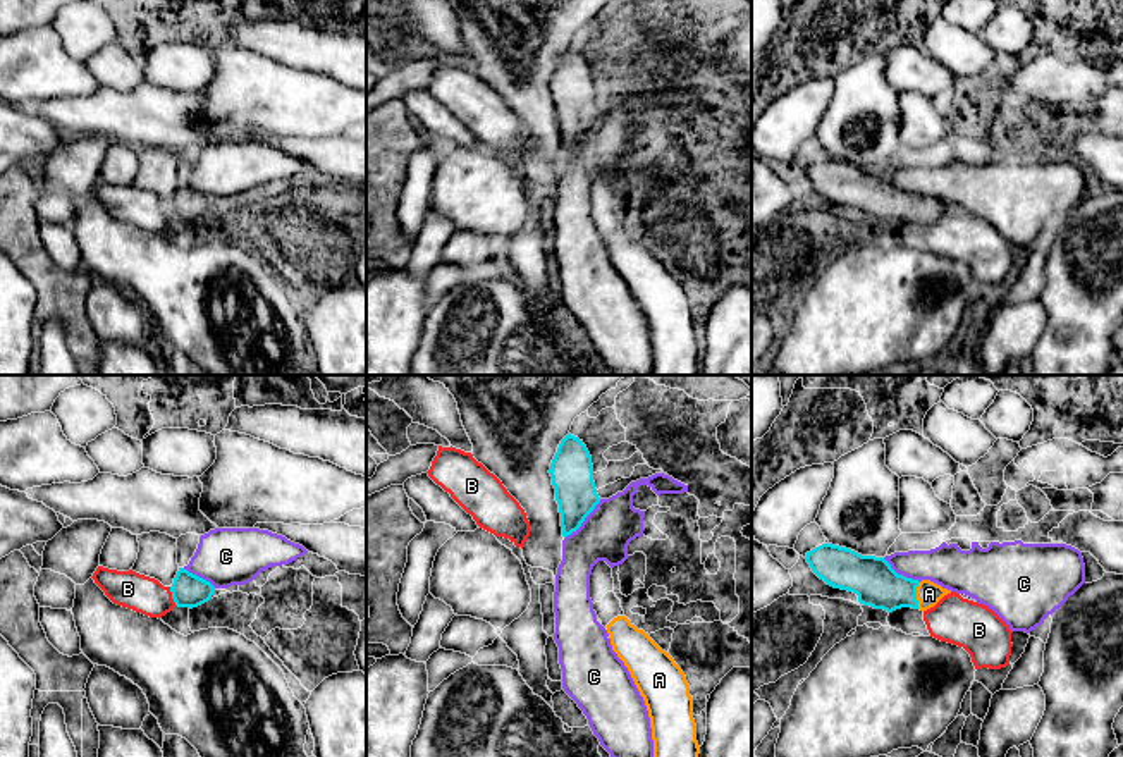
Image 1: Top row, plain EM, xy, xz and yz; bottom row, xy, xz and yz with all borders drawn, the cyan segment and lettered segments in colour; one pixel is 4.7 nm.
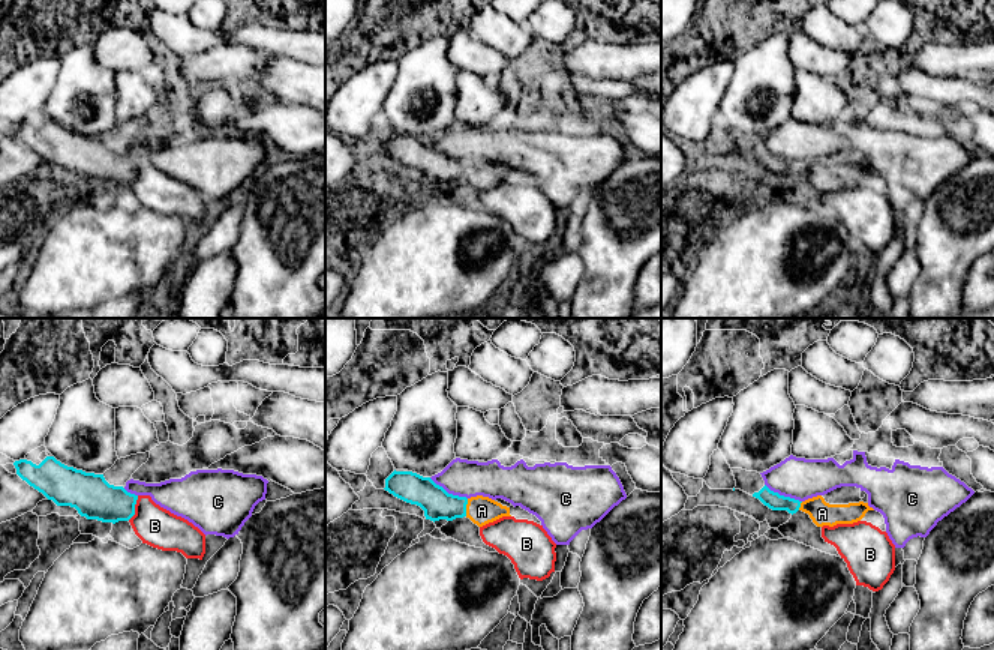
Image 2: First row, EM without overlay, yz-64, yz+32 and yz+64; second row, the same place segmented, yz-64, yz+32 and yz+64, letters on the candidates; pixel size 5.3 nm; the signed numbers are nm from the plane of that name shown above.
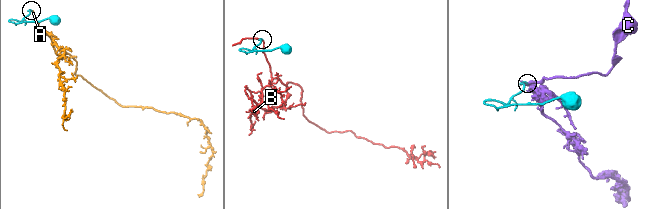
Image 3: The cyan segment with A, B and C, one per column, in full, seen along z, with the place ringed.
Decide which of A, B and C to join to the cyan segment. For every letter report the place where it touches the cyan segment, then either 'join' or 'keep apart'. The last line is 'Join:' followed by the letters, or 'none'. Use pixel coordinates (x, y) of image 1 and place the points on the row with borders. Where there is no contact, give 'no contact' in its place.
A: contact yz (915, 596); join
B: contact xy (172, 597); keep apart
C: contact xz (583, 520); keep apart
Join: A

